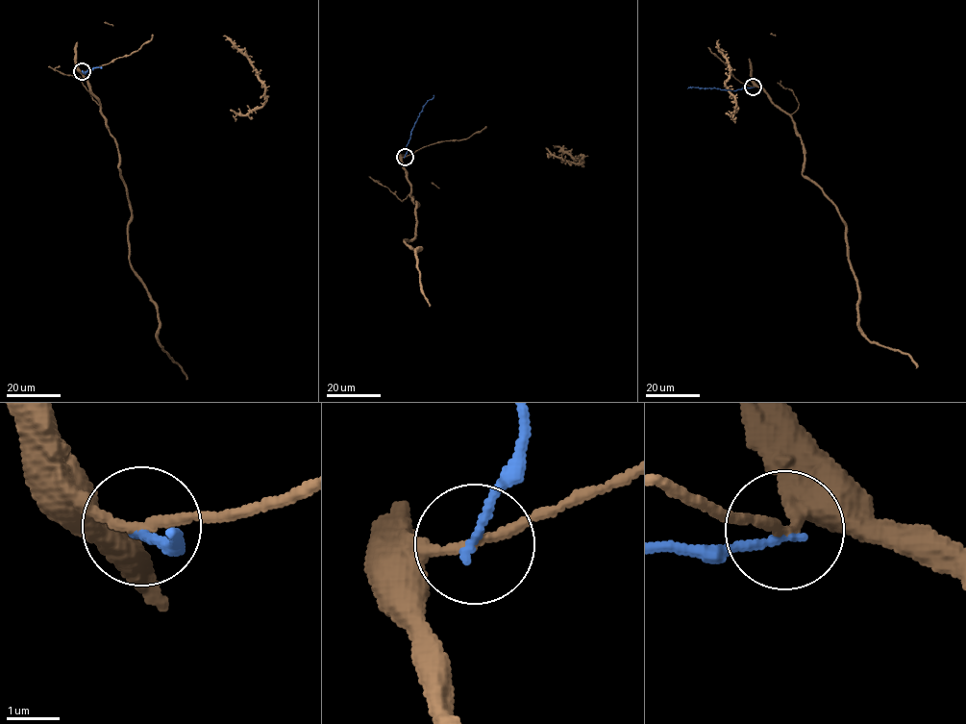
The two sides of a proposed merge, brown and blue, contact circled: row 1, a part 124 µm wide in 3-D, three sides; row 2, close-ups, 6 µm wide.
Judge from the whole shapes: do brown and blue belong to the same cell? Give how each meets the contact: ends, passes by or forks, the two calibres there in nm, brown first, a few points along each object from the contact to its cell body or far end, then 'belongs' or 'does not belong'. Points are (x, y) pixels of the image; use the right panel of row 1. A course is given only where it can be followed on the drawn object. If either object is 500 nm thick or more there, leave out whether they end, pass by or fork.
brown passes by; blue ends; calibres 180 and 150 nm; course brown (754, 87), (790, 116), (804, 146), (802, 174), (844, 224), (859, 331), (905, 353), (915, 368); course blue (754, 87), (734, 90), (687, 88); does not belong

